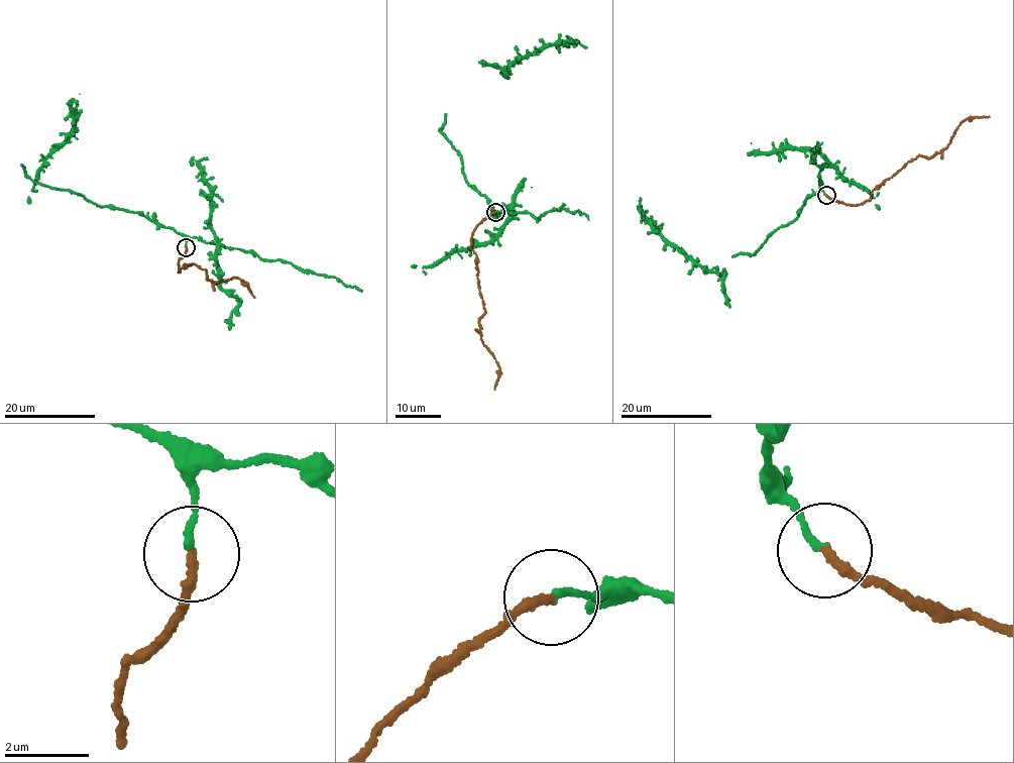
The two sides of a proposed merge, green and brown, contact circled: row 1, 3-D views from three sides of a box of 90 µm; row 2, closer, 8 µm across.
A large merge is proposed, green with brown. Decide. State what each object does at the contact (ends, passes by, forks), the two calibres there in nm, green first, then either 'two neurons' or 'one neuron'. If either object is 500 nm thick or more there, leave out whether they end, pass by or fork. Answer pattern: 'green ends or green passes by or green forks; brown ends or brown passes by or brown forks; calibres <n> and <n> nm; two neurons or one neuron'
green ends; brown ends; calibres 160 and 200 nm; one neuron

